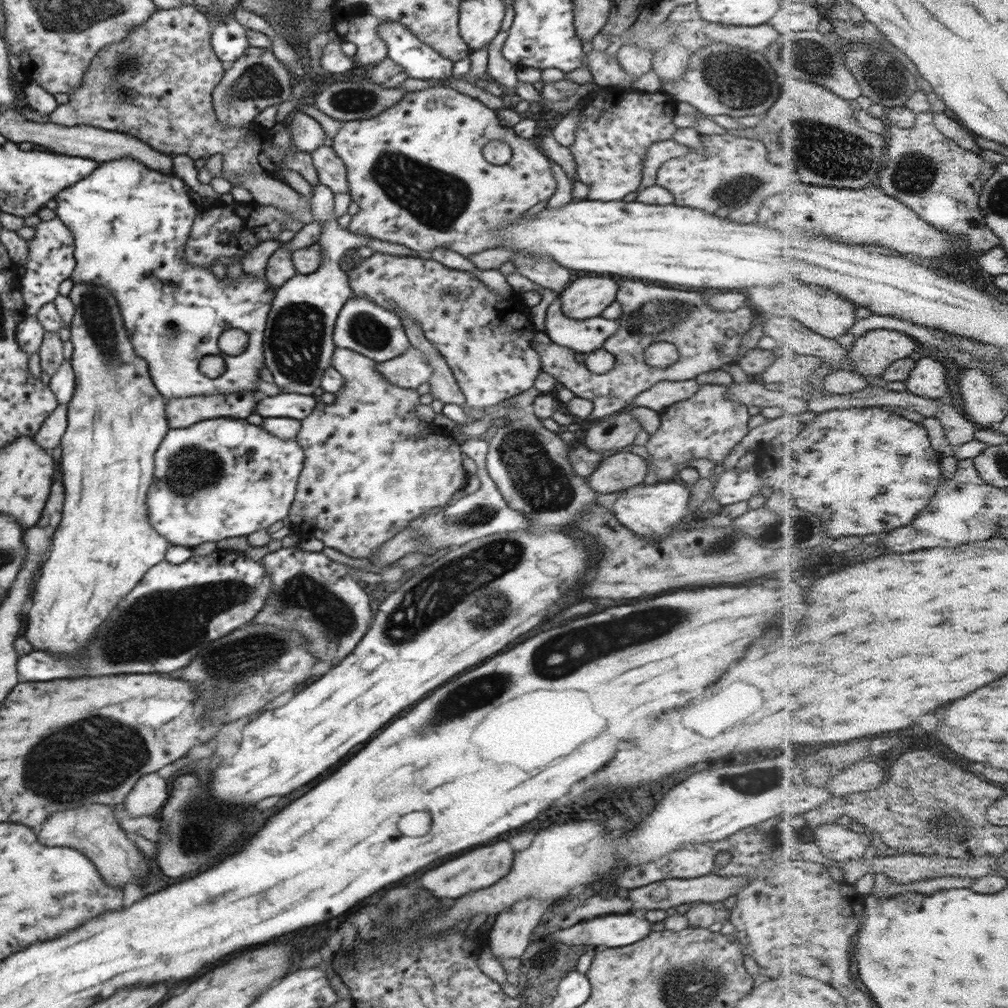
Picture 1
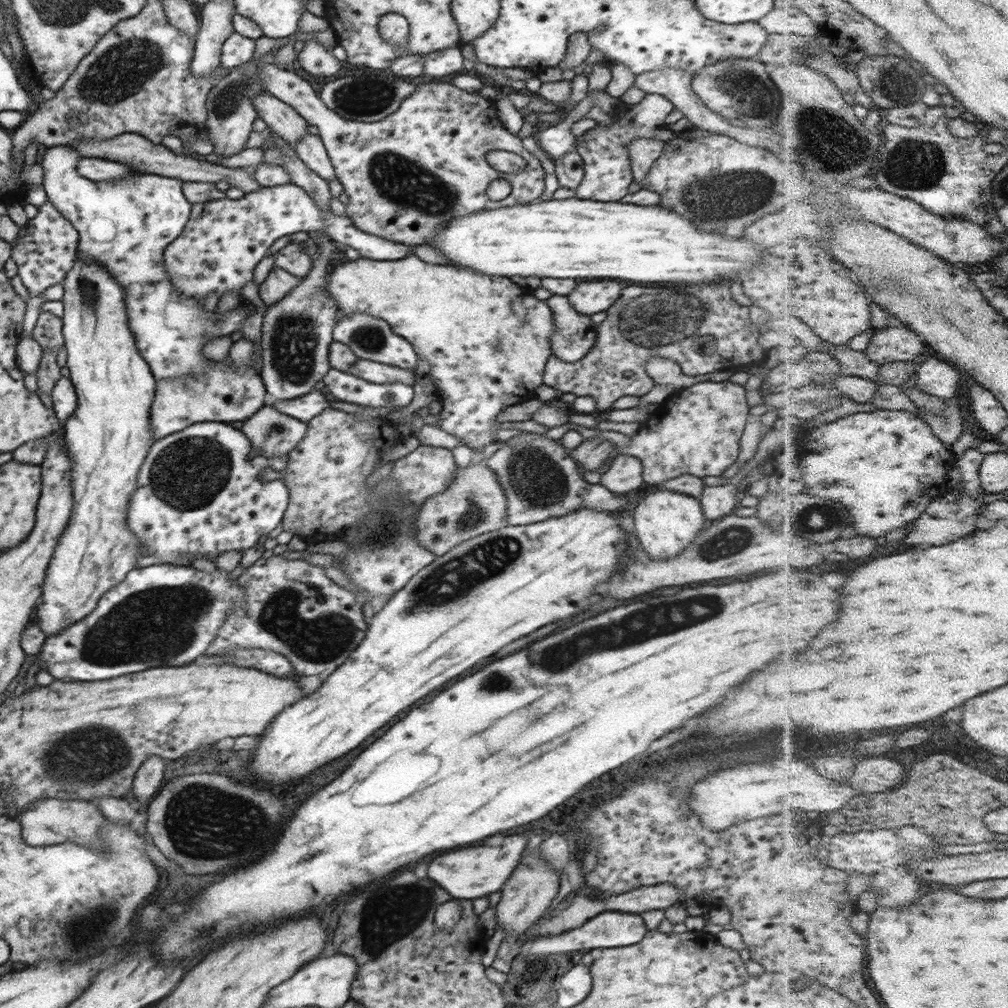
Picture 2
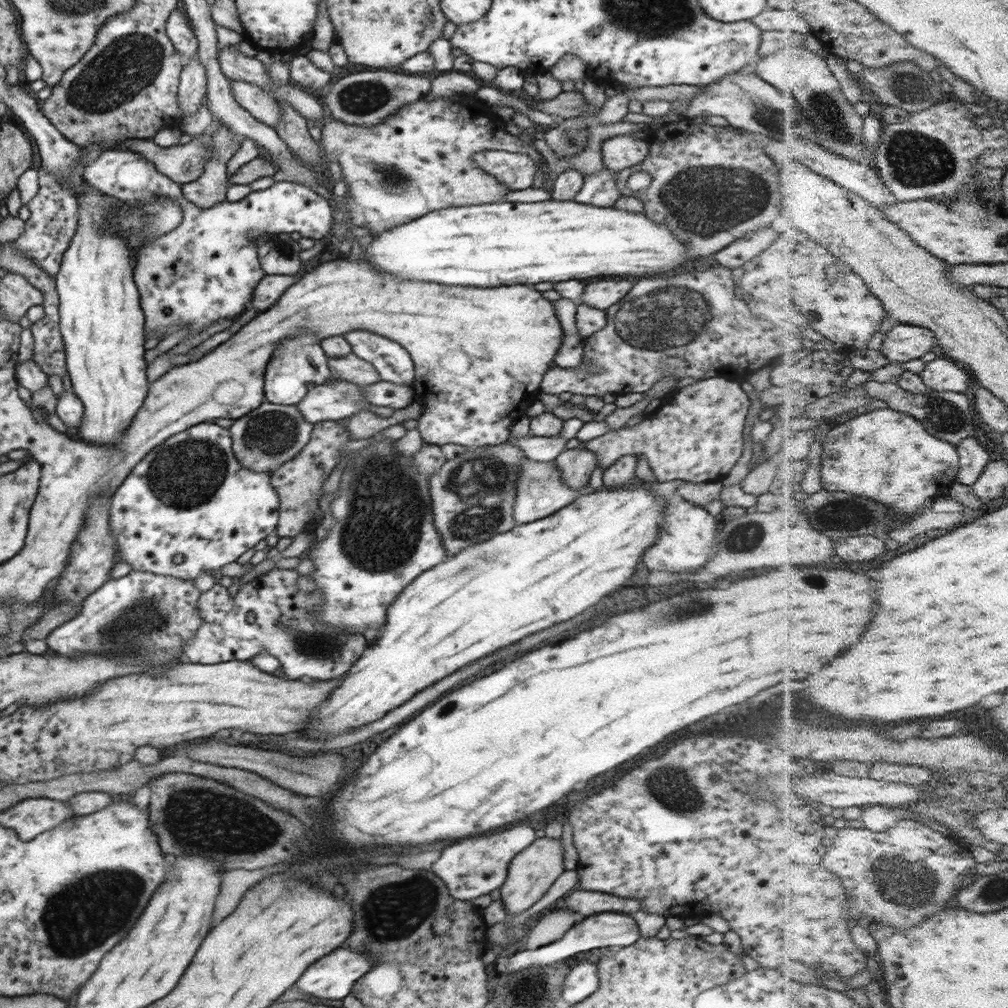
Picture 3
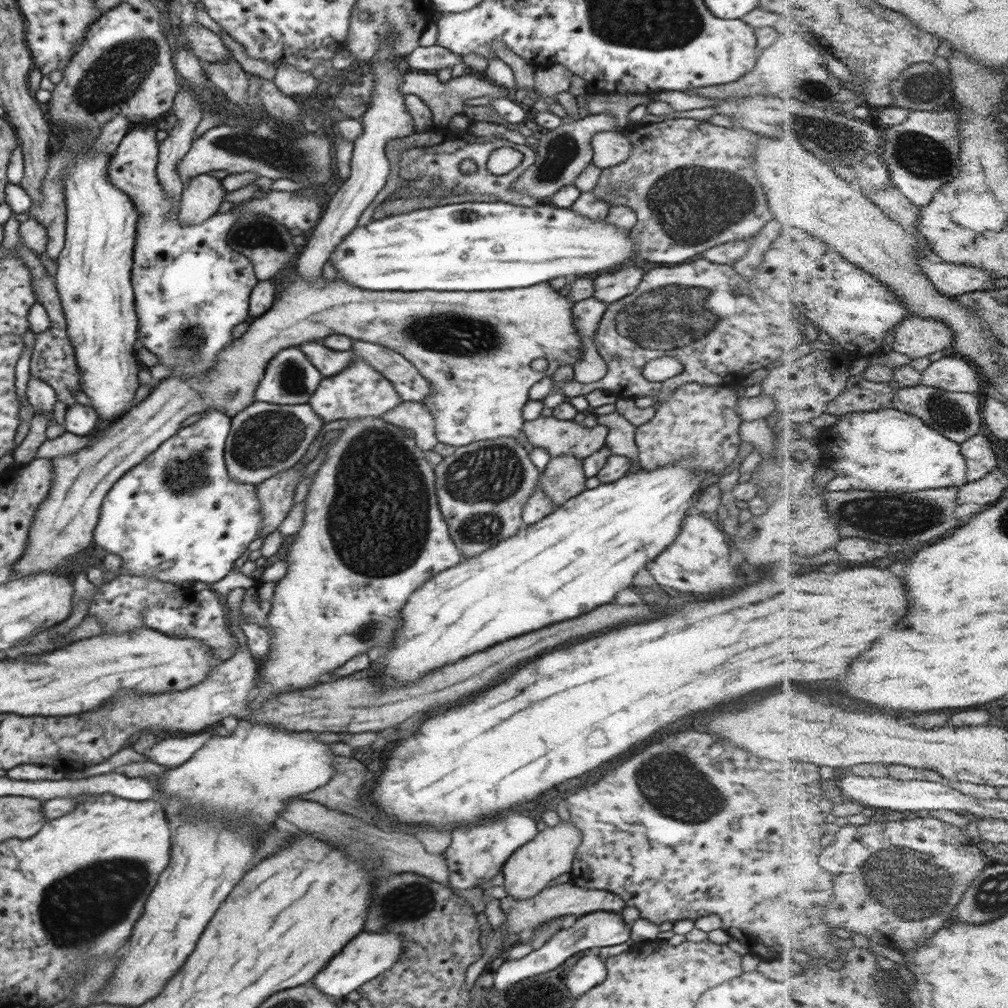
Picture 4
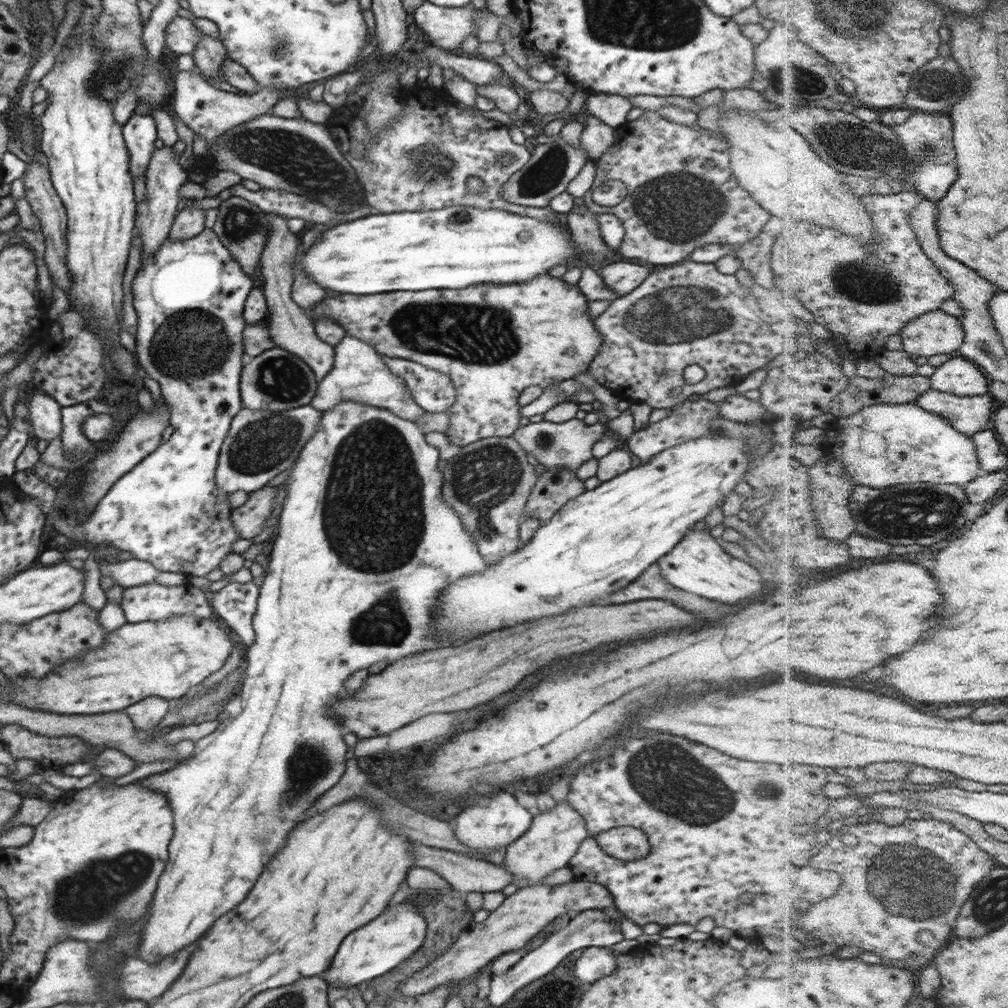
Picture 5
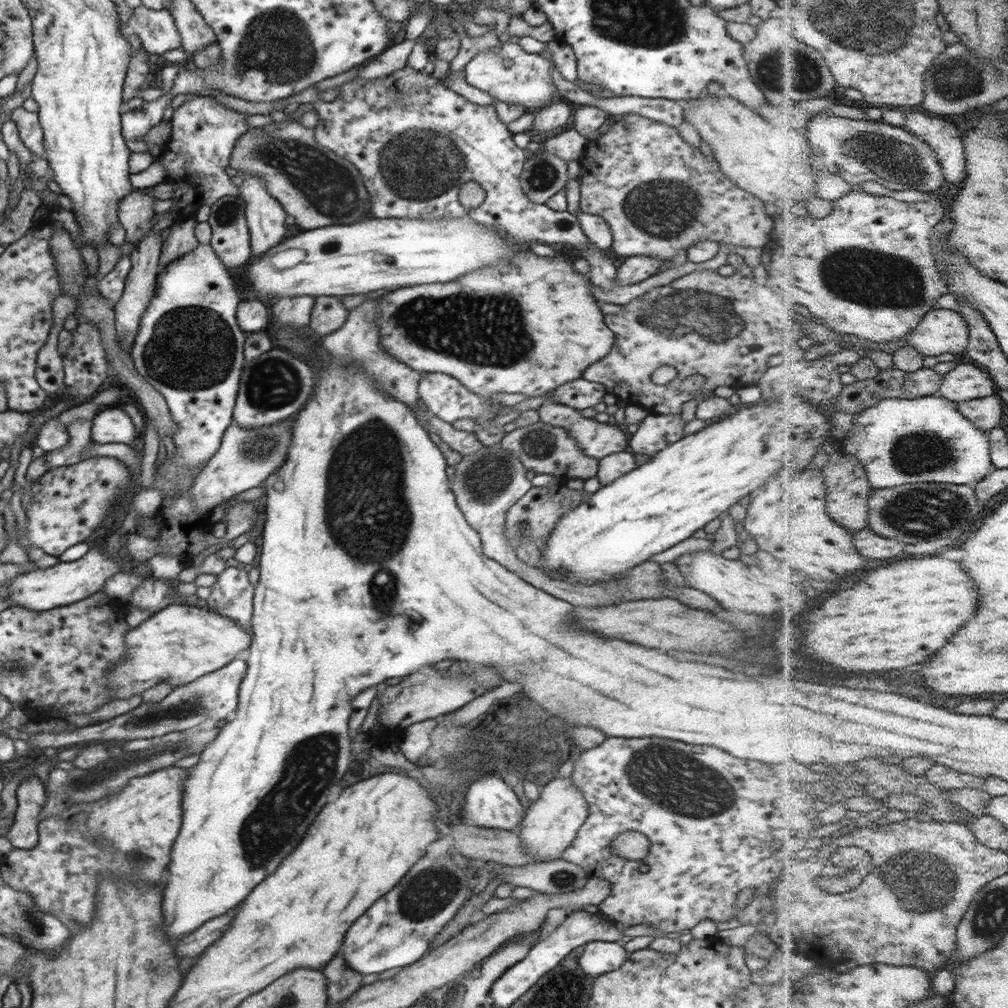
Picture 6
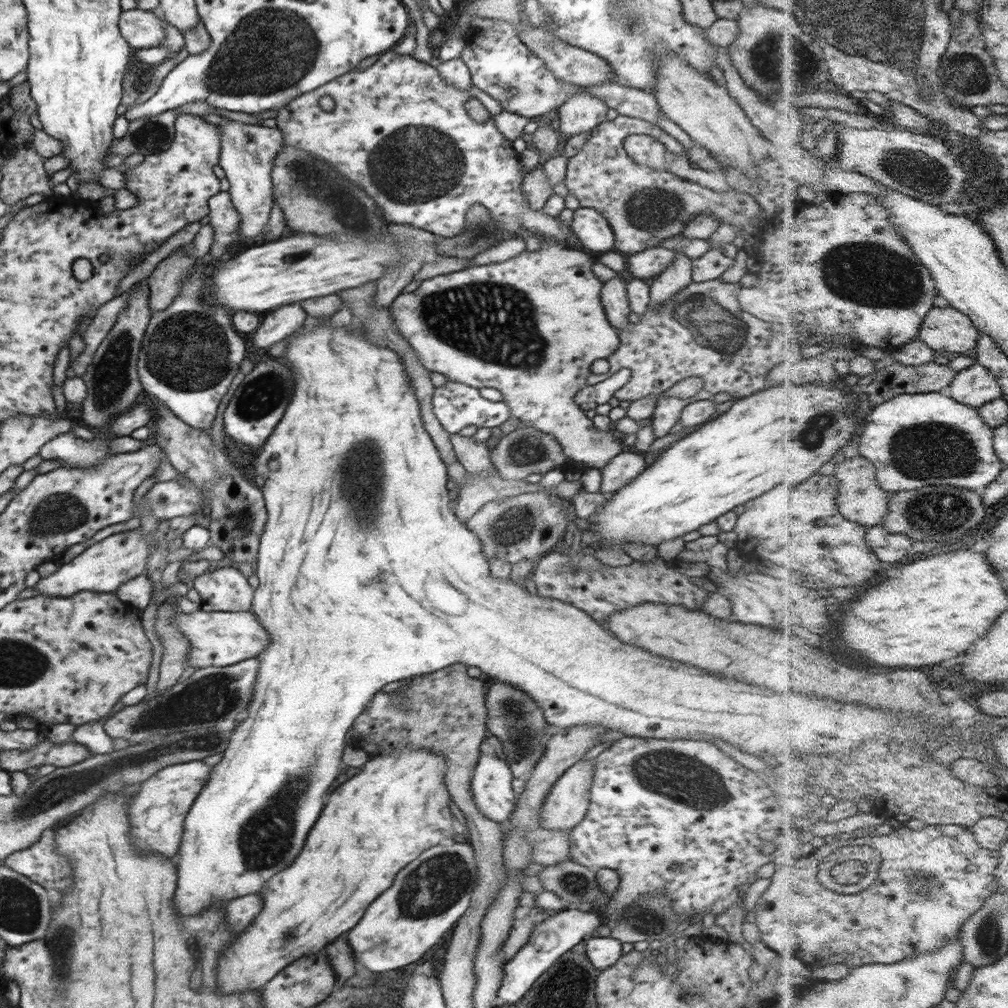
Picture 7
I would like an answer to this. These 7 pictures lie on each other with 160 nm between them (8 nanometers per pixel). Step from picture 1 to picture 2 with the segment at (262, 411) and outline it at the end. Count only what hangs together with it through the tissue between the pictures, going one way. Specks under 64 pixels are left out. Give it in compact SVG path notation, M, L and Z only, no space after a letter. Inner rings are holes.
M313 390L298 398L288 400L268 400L279 413L307 423L322 411L331 408L328 403L329 396L323 391Z

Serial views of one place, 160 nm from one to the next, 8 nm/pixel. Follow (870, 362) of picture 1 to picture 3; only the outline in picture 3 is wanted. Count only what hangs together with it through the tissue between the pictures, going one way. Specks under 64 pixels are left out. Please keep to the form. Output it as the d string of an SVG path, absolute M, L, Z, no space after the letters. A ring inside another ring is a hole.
M897 322L895 327L887 334L883 343L882 352L894 363L905 363L922 358L922 356L926 356L930 351L938 351L939 347L940 342L935 330L923 326Z

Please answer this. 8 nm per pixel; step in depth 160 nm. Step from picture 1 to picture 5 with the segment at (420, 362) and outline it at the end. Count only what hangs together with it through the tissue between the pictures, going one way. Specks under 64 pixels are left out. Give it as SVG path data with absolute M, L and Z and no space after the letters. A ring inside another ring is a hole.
M269 213L269 233L266 237L264 248L260 257L260 274L264 277L264 285L262 287L263 293L267 302L268 314L270 314L269 336L278 348L282 348L295 354L301 358L312 370L318 380L322 379L328 371L334 366L334 347L332 345L322 342L321 338L315 333L315 325L311 318L295 303L291 297L291 290L295 278L292 270L295 258L300 252L300 243L298 243L298 234L292 233L287 226L287 218L280 215Z

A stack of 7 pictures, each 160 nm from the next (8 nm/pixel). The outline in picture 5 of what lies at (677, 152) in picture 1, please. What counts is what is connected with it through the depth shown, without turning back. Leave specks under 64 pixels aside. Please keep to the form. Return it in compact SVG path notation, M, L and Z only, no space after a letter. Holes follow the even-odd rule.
M590 115L583 123L580 141L589 158L596 160L607 156L607 150L614 146L614 138L616 138L615 129L594 115Z

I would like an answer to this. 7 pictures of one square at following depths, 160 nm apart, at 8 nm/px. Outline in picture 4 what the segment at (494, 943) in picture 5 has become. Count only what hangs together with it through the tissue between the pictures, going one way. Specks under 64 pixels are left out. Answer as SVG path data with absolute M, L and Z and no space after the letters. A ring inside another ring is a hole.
M568 882L550 885L536 896L520 902L518 899L513 899L510 895L507 895L501 899L501 908L505 914L505 922L502 925L505 926L505 936L512 936L512 934L524 936L533 930L536 931L541 924L562 915L581 917L596 911L620 913L625 907L625 902L617 894L605 890L589 889Z

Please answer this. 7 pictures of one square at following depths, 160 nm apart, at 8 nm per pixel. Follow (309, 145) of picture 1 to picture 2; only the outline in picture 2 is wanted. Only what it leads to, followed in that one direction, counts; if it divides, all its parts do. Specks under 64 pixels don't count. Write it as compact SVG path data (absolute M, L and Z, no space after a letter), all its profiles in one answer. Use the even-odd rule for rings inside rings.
M270 93L256 95L253 103L258 118L266 122L267 128L293 147L298 144L298 140L310 134L309 124L302 118L302 115Z

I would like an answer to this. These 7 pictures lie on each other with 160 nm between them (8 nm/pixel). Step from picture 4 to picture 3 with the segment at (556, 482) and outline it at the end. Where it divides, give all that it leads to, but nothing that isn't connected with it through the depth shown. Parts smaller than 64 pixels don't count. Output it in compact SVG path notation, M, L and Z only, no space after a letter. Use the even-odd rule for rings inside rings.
M566 449L554 460L564 485L574 491L584 492L589 487L591 474L597 469L597 458L591 450Z

